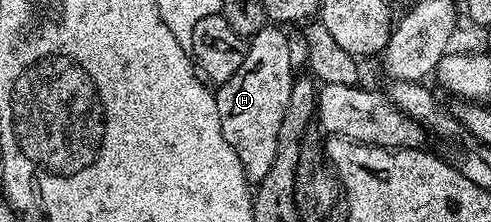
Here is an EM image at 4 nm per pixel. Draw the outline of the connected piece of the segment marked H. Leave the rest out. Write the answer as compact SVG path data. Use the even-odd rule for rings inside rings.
M267 24L250 39L244 62L216 91L225 140L234 147L248 181L257 184L269 174L279 151L281 123L289 106L295 71L289 61L286 31Z

